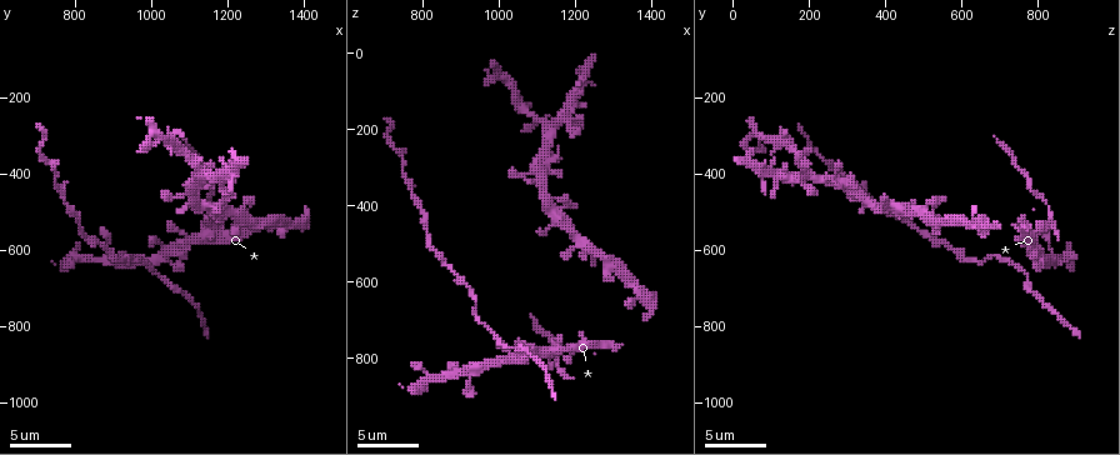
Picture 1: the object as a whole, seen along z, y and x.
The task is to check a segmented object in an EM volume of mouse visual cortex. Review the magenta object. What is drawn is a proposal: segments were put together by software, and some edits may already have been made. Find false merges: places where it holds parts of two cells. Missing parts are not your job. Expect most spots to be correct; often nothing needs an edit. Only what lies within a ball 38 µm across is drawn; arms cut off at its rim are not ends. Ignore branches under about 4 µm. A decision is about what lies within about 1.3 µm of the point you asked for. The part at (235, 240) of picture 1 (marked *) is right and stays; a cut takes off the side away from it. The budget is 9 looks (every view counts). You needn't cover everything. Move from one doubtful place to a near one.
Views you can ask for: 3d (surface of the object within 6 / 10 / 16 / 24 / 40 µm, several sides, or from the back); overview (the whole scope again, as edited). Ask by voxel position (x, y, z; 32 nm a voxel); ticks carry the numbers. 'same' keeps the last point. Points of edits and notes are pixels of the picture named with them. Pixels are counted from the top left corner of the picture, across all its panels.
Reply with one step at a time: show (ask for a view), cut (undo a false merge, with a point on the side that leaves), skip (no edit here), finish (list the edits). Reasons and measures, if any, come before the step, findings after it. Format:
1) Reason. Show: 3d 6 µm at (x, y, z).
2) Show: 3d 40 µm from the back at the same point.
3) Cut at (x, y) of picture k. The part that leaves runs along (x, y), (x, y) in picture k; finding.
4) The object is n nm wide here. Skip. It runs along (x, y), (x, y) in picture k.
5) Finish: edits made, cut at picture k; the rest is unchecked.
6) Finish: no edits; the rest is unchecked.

Narrows sharply. Show: 3d 10 µm at (880, 590, 570).

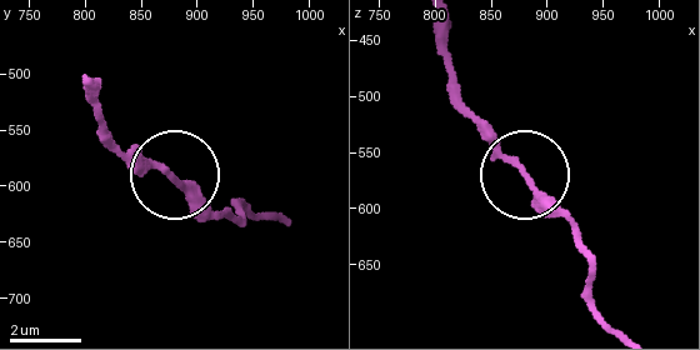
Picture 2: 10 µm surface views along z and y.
Show: 3d 10 µm from the back at (876, 592, 566).

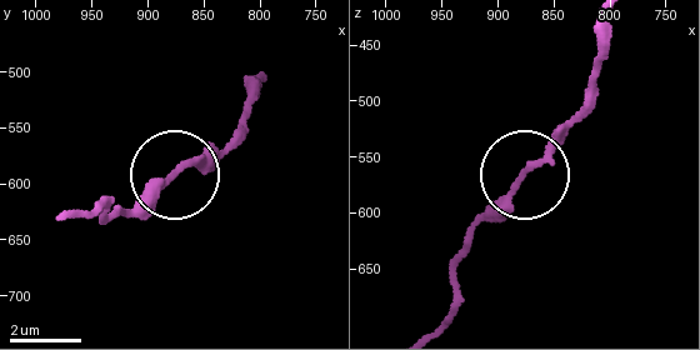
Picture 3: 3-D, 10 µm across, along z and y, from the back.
Skip. It runs along (85, 214), (103, 199), (103, 218), (124, 218), (234, 149) in picture 3; all the same cell.

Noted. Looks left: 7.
Three-way junction. Show: 3d 10 µm at (1250, 530, 520).

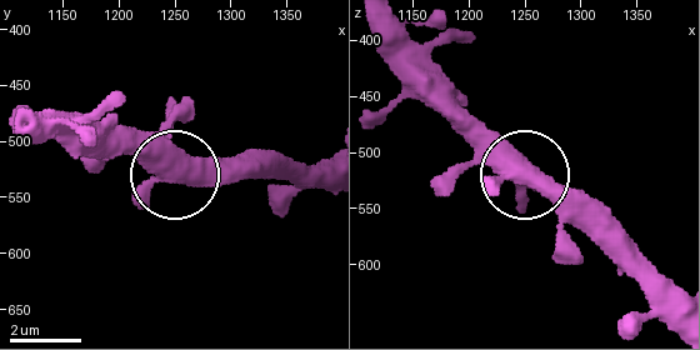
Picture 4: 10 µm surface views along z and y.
Skip. All the same cell.

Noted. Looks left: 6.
Four arms meet. Show: 3d 10 µm at (1140, 395, 190).

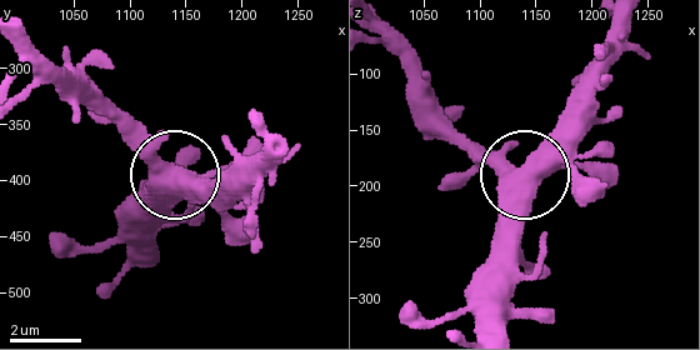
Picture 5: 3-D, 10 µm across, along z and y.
The side arm is 7 µm long; 4 arms meet here. Skip. One cell here.

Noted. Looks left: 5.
Show: 3d 10 µm at (1020, 660, 765).

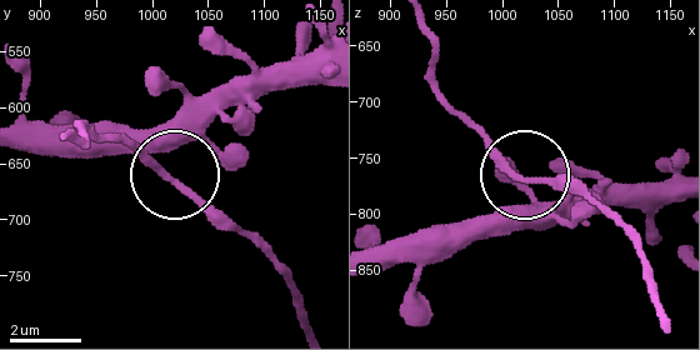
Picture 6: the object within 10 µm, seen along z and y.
Show: 3d 10 µm from the back at (1018, 664, 768).

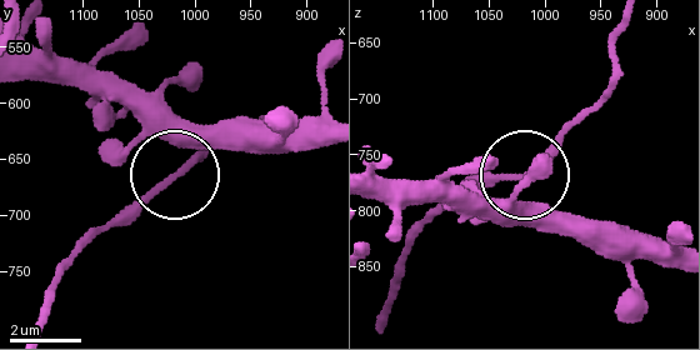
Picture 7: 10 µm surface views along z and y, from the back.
The object is 140 nm wide here. Skip. Continuous, no second cell.

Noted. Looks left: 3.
Finish: no edits; the rest is unchecked.

